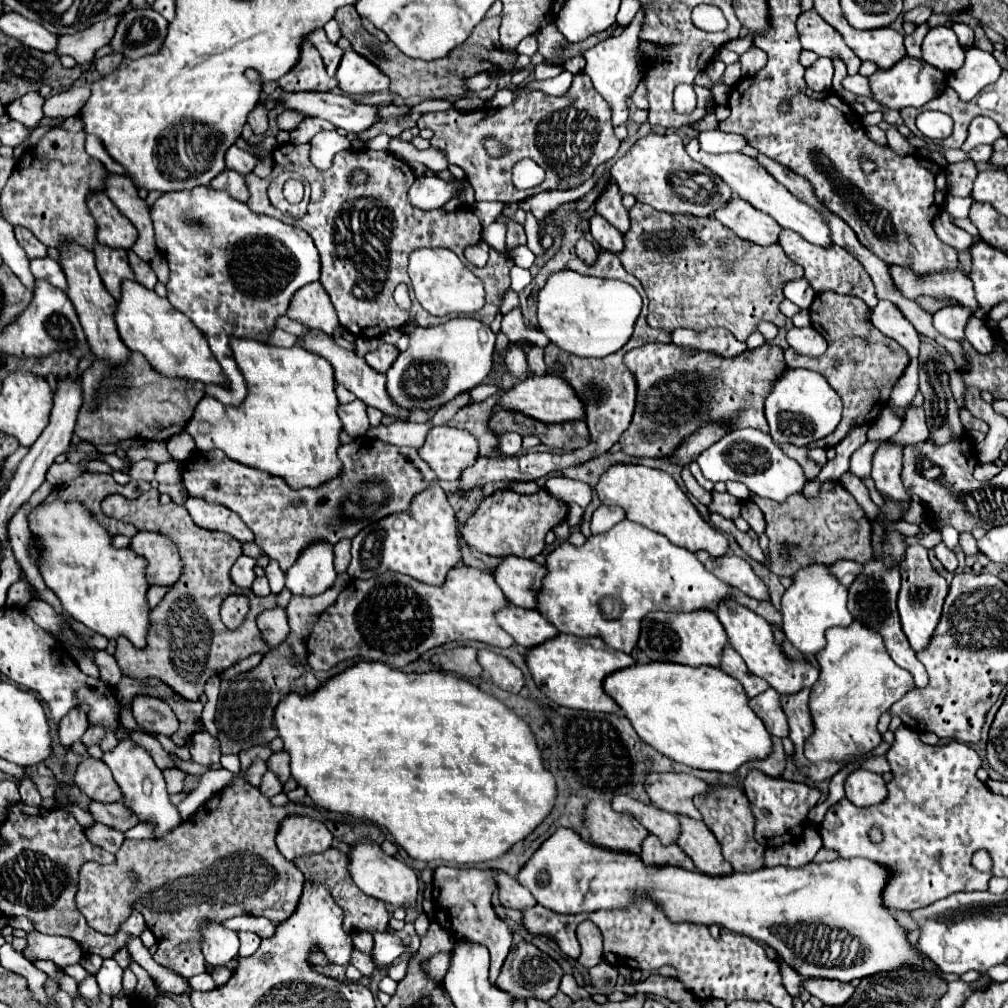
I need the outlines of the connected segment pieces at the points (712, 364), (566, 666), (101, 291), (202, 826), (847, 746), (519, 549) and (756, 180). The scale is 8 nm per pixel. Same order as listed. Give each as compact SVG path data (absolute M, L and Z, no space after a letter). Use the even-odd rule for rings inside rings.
M650 342L624 354L624 364L636 380L636 410L630 426L620 436L620 446L628 456L666 458L680 444L712 422L724 422L730 430L758 428L768 434L764 418L764 398L774 380L786 368L780 346L760 346L744 350L732 358L714 352L698 352L676 344Z
M558 634L538 646L526 650L526 666L536 686L556 704L576 710L592 712L620 712L618 704L604 692L602 680L620 668L632 666L634 658L614 648L606 648L600 638L578 638L572 634Z
M64 240L64 244L60 244L58 250L60 250L58 262L66 274L66 280L68 280L66 294L78 312L80 324L86 332L86 338L90 340L90 346L94 348L94 356L104 358L110 364L122 364L128 358L128 348L126 348L126 344L122 344L118 330L116 330L116 324L114 324L116 300L110 296L110 292L102 284L102 278L94 266L94 254L88 248L84 248L76 242L70 242L70 240L68 240L68 244Z
M254 746L254 748L242 750L238 756L242 766L236 778L232 780L232 784L224 786L206 804L202 804L196 810L196 814L192 814L172 832L172 836L168 836L166 840L124 840L124 844L116 852L114 864L104 866L98 862L86 862L80 868L76 906L84 914L88 924L98 932L114 934L118 930L118 924L124 922L124 918L130 914L130 906L134 906L138 912L142 912L148 928L158 940L158 952L154 954L154 960L166 968L172 968L184 978L206 972L206 960L200 950L202 926L206 922L220 924L226 918L250 914L250 916L264 916L274 924L282 924L296 912L304 890L302 872L294 862L286 860L280 854L276 846L276 834L284 818L310 816L318 820L318 810L312 806L302 806L292 802L288 802L284 808L272 806L270 800L264 798L260 790L254 788L244 778L246 770L256 758L266 762L272 756L268 746ZM128 870L134 870L140 876L138 884L134 884L128 878Z
M854 622L848 628L830 628L826 632L826 640L828 640L826 648L816 656L820 664L820 678L812 686L812 692L810 692L810 716L812 716L814 732L806 740L804 756L810 762L822 762L822 760L846 762L848 758L856 758L856 756L872 752L882 742L880 732L876 730L880 714L890 710L894 702L906 696L906 692L914 688L914 680L908 670L900 668L888 656L882 644L882 638L858 622Z
M498 488L486 496L478 510L468 518L468 524L462 528L462 538L470 548L496 558L506 554L534 558L544 550L546 534L566 518L566 512L568 506L554 498L548 490L538 490L536 494L526 496L508 488Z
M692 138L688 144L686 144L686 152L692 160L704 164L708 170L712 170L714 174L718 174L732 190L734 196L742 198L742 200L748 200L754 208L770 214L782 228L790 228L794 232L798 232L802 238L810 240L812 244L820 244L820 246L830 246L830 232L826 228L826 224L822 224L822 216L814 214L812 208L808 204L802 204L796 196L792 196L782 184L778 184L774 180L774 176L770 176L766 172L764 166L758 164L756 158L750 158L746 154L708 154L700 148L700 142L698 138Z

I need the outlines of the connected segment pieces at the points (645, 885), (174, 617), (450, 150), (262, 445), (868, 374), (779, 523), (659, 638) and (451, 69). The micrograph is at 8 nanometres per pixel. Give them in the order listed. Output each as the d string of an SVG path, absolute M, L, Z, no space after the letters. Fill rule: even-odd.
M558 828L548 840L540 844L540 848L532 854L532 858L520 868L516 880L532 892L536 902L558 914L580 914L580 912L596 912L596 910L614 910L628 908L636 900L650 900L658 904L658 908L666 914L670 922L690 922L690 924L718 924L728 928L730 932L750 936L774 948L802 978L818 976L818 978L834 978L842 982L850 982L854 978L872 976L884 970L896 970L902 964L912 962L914 968L922 968L918 954L906 942L906 930L902 930L896 920L886 912L880 894L886 884L886 868L874 864L866 858L836 858L834 862L822 864L806 864L802 868L760 868L750 874L732 872L726 876L708 876L698 870L682 870L678 866L652 866L644 864L640 856L634 852L620 852L596 846L584 840L578 832L570 828ZM824 928L842 930L848 936L860 942L860 952L850 966L828 966L824 960L826 944L824 944Z
M150 490L134 500L128 500L120 494L106 496L102 500L102 512L110 518L130 522L138 530L144 532L158 532L168 536L182 558L182 576L170 586L168 594L160 600L156 608L150 610L150 628L146 636L146 646L136 648L126 636L116 640L116 662L122 674L130 674L136 678L158 676L166 684L170 684L180 696L186 700L198 700L204 692L204 684L208 678L222 674L226 668L236 664L238 660L262 652L272 652L266 640L256 626L256 616L268 608L276 606L276 596L256 596L252 590L246 590L250 596L250 612L244 624L238 630L228 630L220 620L220 604L228 594L242 592L230 578L230 568L242 556L242 548L238 540L234 540L226 532L206 530L194 524L192 516L186 512L184 506L174 502L162 506L158 502L158 490Z
M584 72L574 74L572 86L560 98L554 98L540 90L534 90L528 94L518 94L514 104L510 104L506 108L480 108L480 110L470 110L470 112L460 112L460 110L450 108L446 112L430 112L418 120L418 128L430 128L434 132L434 136L430 140L432 148L444 152L450 164L456 164L466 172L466 176L476 192L476 200L500 200L504 204L526 200L526 198L530 198L538 192L544 192L544 190L576 188L576 186L584 184L586 180L590 180L594 170L600 164L604 164L608 158L612 158L620 146L620 140L616 138L614 128L612 128L610 106L596 92L596 88L592 86L592 80ZM486 138L494 138L496 142L502 142L508 152L504 156L492 158L484 148ZM522 158L530 158L538 166L542 166L542 170L546 172L546 178L542 184L528 188L528 190L516 190L516 186L512 184L512 166Z
M230 338L230 348L246 380L246 398L240 406L226 406L212 396L204 396L196 404L196 410L186 426L186 432L194 438L196 448L220 448L232 460L286 478L286 484L290 484L292 488L322 484L330 480L330 476L336 476L342 470L342 462L336 456L336 448L340 444L338 434L342 430L342 424L336 414L338 398L334 394L336 382L330 362L318 354L304 350L298 344L292 348L276 348L260 340Z
M834 292L816 294L810 306L810 322L826 338L828 350L820 358L804 358L796 354L798 358L792 366L804 366L804 368L820 372L842 398L844 412L842 412L842 420L838 428L830 436L810 444L808 448L824 448L824 450L834 448L836 444L844 440L844 436L852 428L862 424L872 424L880 416L880 412L886 408L890 390L896 384L898 376L902 376L908 364L906 350L898 342L890 340L888 336L878 332L874 326L868 326L864 322L866 310L868 306L858 296L846 296L846 294L834 294Z
M836 480L826 482L820 490L820 496L812 500L806 500L802 494L792 496L782 504L758 496L754 500L766 518L766 536L770 540L770 556L772 556L770 570L778 576L794 576L800 568L812 564L830 566L838 560L852 560L864 564L872 556L872 546L870 546L872 526L866 514L862 512L862 508L856 504L856 500ZM784 542L790 544L792 558L788 560L784 560L778 554L778 548Z
M706 608L692 612L650 612L642 618L638 648L656 662L676 662L686 666L718 666L728 638L718 616Z
M352 4L338 8L334 14L334 20L338 22L342 36L346 36L352 42L352 48L358 54L362 54L364 58L368 58L372 64L376 64L390 78L390 92L394 92L402 98L418 94L422 98L452 98L452 100L456 100L456 98L462 98L466 94L466 86L462 84L462 78L474 76L478 72L492 72L494 78L498 78L500 72L512 72L514 70L516 52L502 48L498 42L498 28L502 22L500 16L482 20L472 30L468 40L464 40L460 46L450 50L444 58L438 58L434 62L408 58L406 54L398 52L398 48L394 48L394 44L380 42L378 38L370 36L366 32L366 28L362 26L362 20L360 20L360 16Z

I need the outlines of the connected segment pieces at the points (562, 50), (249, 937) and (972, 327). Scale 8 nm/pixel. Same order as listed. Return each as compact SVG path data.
M550 24L542 32L536 32L536 38L538 38L538 48L544 48L544 58L552 60L556 66L564 66L566 60L570 60L574 56L582 56L586 50L594 48L598 42L610 38L616 28L618 28L618 24L612 24L608 30L598 32L590 38L586 38L584 42L568 42L558 32L558 28L554 28L554 24Z
M238 932L238 938L240 938L240 952L238 952L238 956L250 956L252 952L256 952L256 948L262 942L252 932Z
M970 316L968 324L966 324L966 340L968 340L978 352L990 352L990 348L994 346L994 338L992 338L990 330L986 330L984 322L978 320L976 316Z

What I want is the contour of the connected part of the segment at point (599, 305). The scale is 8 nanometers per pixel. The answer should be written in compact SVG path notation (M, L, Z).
M558 270L538 292L538 326L558 348L584 358L602 358L626 344L640 308L640 294L626 282Z

